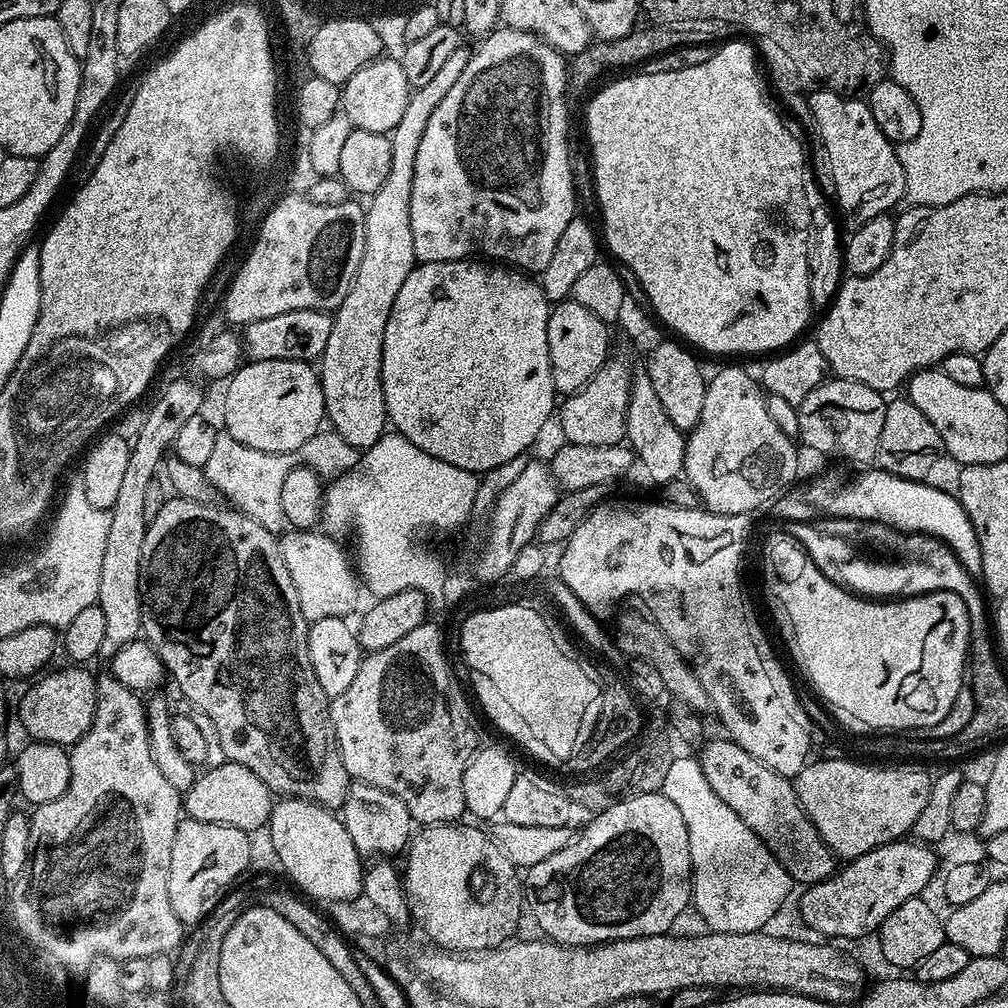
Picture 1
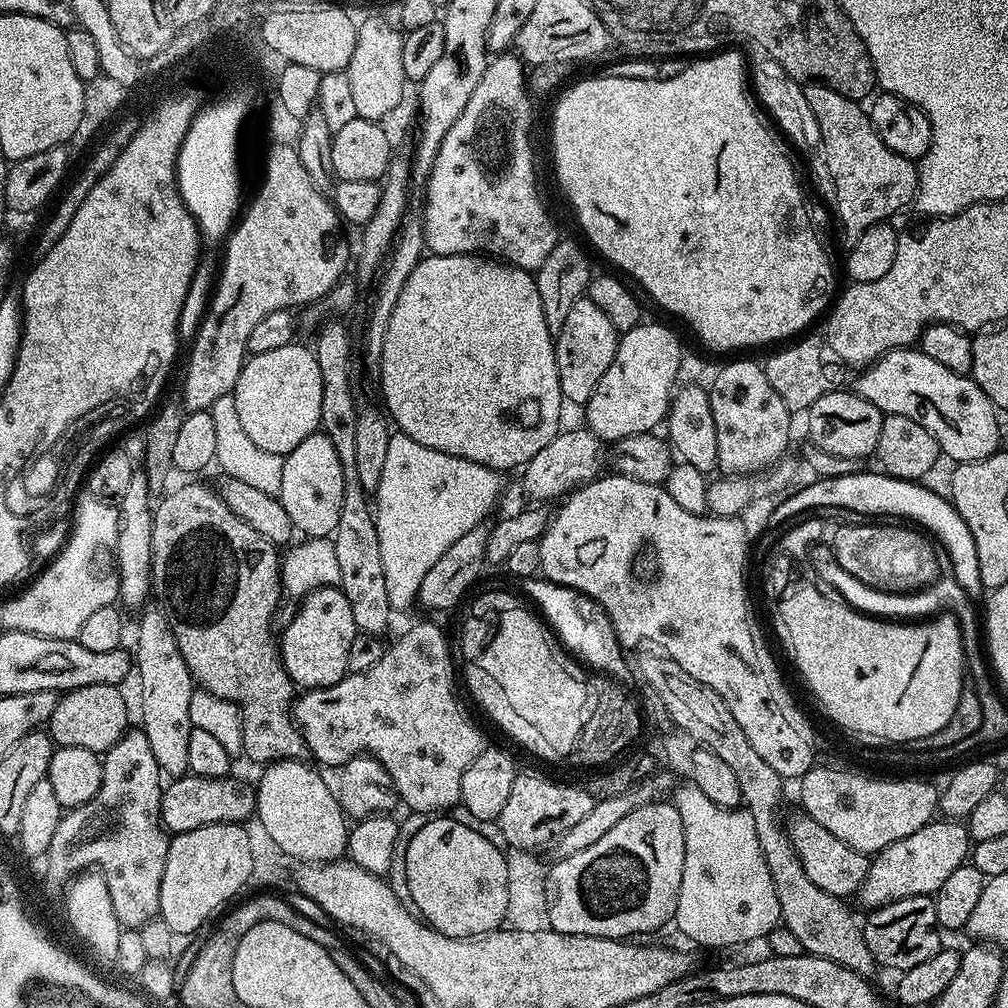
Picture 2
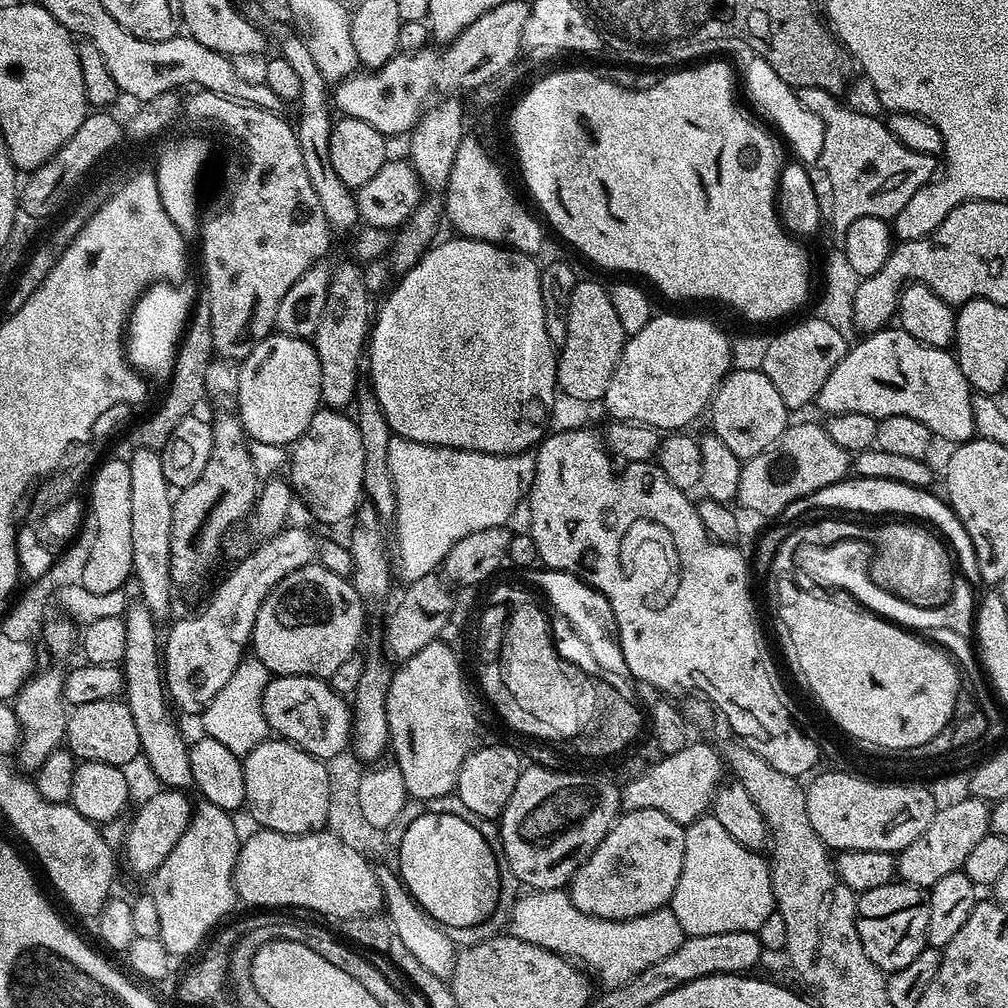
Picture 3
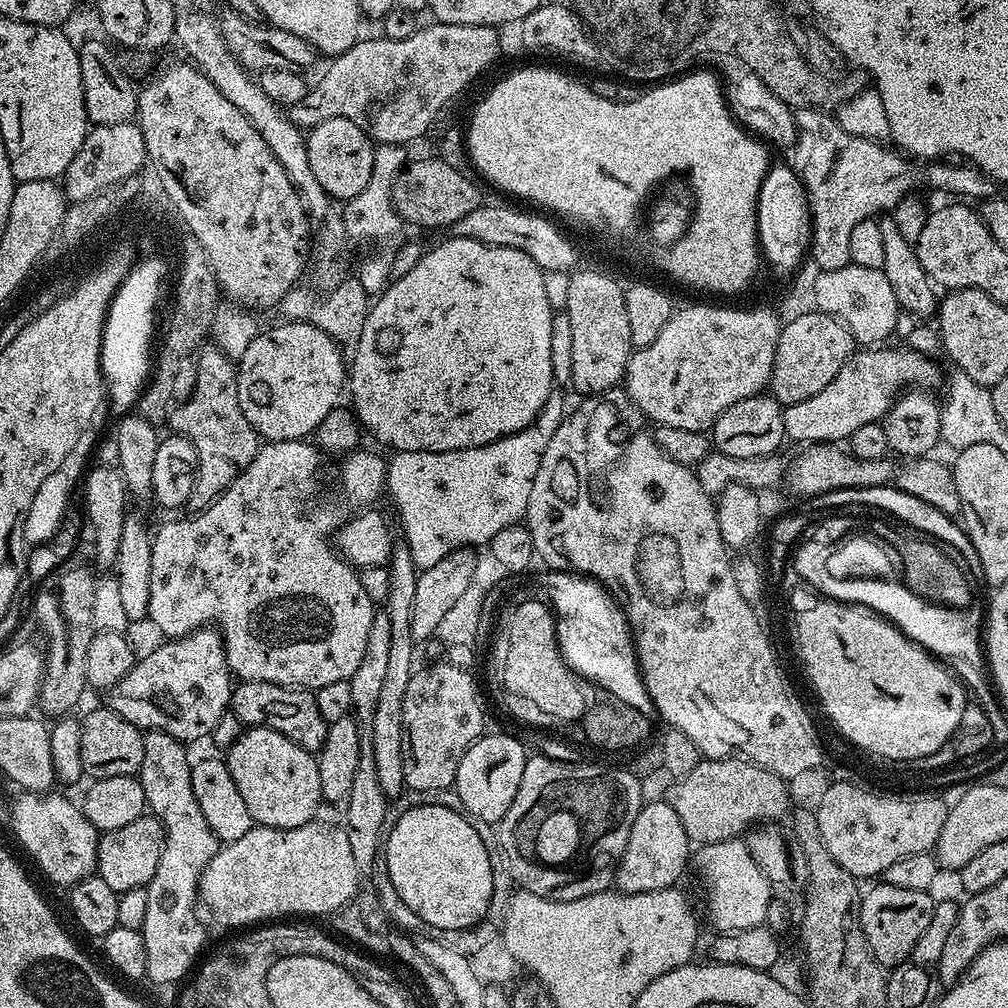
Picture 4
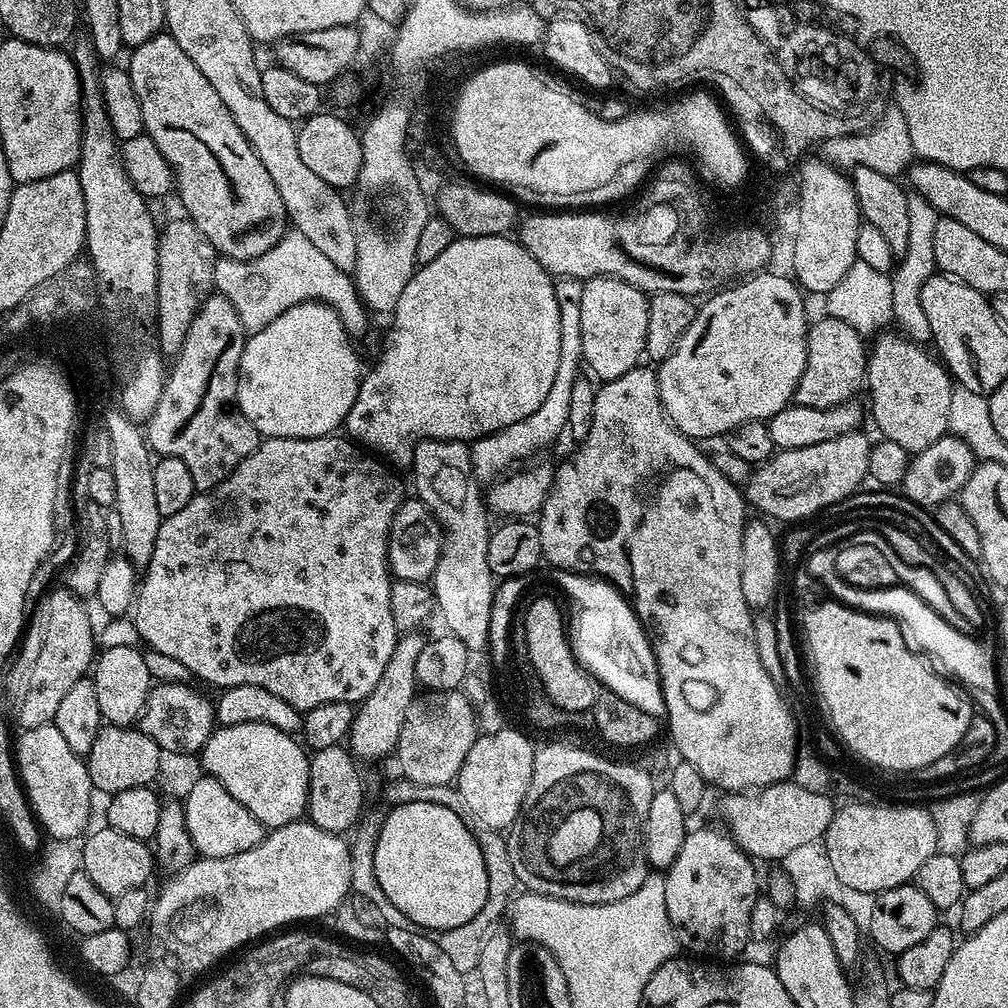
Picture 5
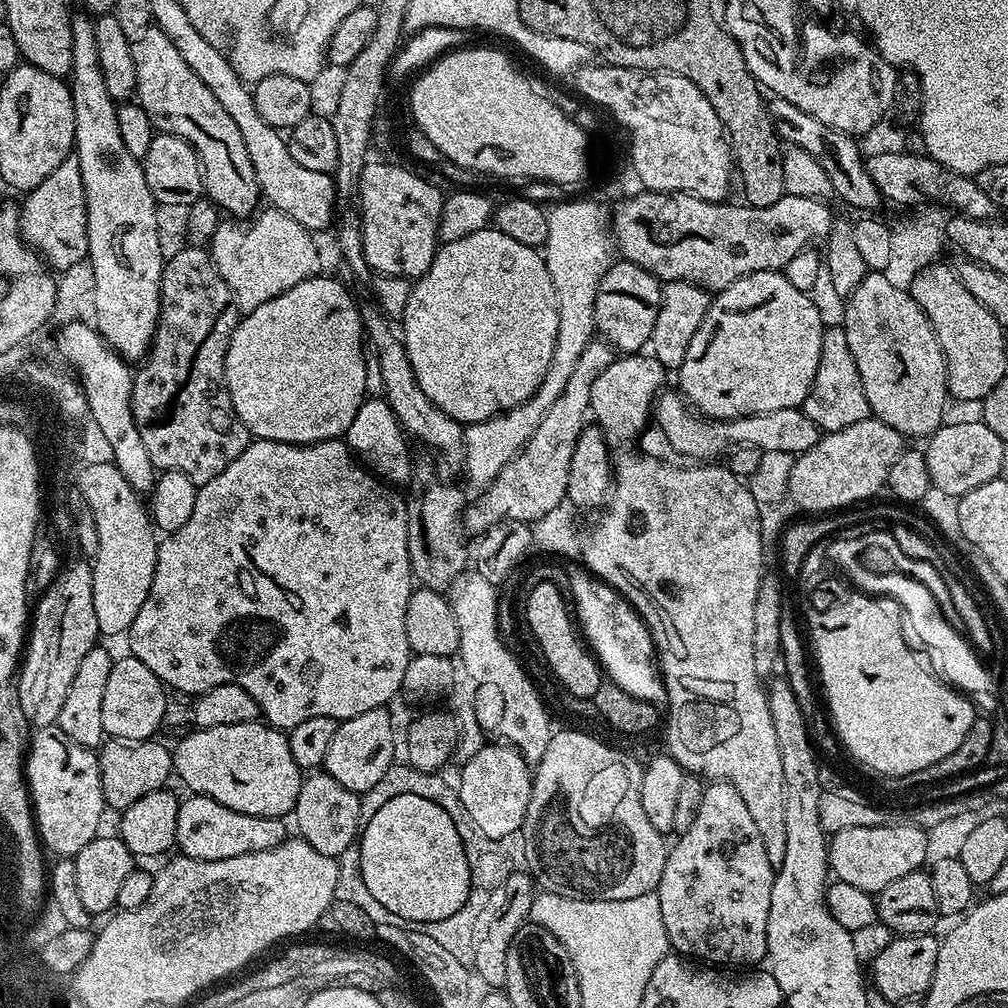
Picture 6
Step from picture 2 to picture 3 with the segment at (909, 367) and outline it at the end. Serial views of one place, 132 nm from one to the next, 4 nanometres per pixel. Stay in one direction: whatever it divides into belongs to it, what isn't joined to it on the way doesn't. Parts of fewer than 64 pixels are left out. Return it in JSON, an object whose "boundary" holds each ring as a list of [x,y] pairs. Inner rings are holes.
{"boundary":[[[889,326],[881,328],[878,332],[865,335],[859,342],[853,343],[849,347],[848,353],[842,358],[842,362],[838,362],[838,366],[834,366],[834,370],[830,374],[830,378],[826,378],[826,382],[822,386],[822,390],[816,395],[815,407],[820,407],[824,414],[828,416],[842,416],[846,414],[864,414],[872,416],[877,422],[887,421],[889,416],[905,416],[914,422],[918,422],[922,426],[926,426],[932,432],[933,437],[949,440],[949,445],[964,444],[968,440],[973,439],[977,435],[975,426],[974,410],[972,403],[974,399],[974,389],[968,385],[967,378],[962,374],[962,370],[958,366],[955,355],[945,348],[931,348],[925,344],[920,344],[914,338],[910,338],[910,334],[906,334],[906,330],[899,326]]]}

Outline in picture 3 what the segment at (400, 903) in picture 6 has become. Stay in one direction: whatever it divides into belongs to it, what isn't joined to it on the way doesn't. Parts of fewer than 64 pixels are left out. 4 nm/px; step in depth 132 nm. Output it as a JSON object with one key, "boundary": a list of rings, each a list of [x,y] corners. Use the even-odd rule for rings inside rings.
{"boundary":[[[454,814],[417,815],[408,824],[404,837],[400,840],[400,868],[398,875],[403,880],[409,895],[419,905],[421,911],[437,925],[445,929],[460,927],[474,929],[497,911],[500,899],[500,878],[496,856],[492,853],[486,838],[470,822],[455,817]]]}

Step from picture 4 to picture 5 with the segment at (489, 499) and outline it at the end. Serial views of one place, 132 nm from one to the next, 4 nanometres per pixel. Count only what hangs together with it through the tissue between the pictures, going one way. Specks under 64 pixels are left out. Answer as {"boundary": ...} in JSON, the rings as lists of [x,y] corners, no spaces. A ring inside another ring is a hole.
{"boundary":[[[560,278],[555,281],[558,298],[558,318],[560,319],[560,353],[558,354],[558,374],[554,374],[554,386],[550,386],[550,394],[546,394],[546,402],[534,410],[522,422],[514,422],[514,426],[506,426],[471,445],[472,468],[481,481],[488,482],[499,477],[505,470],[511,469],[515,460],[523,461],[532,458],[543,444],[548,444],[561,431],[568,427],[567,414],[570,409],[570,393],[575,380],[580,376],[579,368],[584,364],[582,354],[582,284],[578,280]],[[523,456],[528,456],[524,457]],[[512,464],[512,465],[511,465]],[[504,468],[504,469],[503,469]],[[492,476],[492,477],[491,477]],[[489,479],[489,480],[488,480]],[[488,480],[488,481],[487,481]]]}

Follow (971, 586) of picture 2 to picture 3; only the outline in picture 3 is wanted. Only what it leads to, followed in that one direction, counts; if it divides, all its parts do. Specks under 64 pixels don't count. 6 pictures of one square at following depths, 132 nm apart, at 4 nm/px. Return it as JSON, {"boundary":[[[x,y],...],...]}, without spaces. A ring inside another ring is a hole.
{"boundary":[[[847,478],[844,480],[844,488],[836,488],[836,492],[832,492],[832,496],[824,496],[824,500],[836,500],[836,504],[840,504],[840,500],[844,500],[844,504],[848,504],[848,514],[865,512],[868,515],[865,517],[868,518],[883,517],[880,515],[885,512],[885,517],[888,518],[912,518],[908,516],[917,516],[920,520],[929,520],[948,539],[949,545],[947,547],[950,549],[959,571],[964,576],[968,575],[974,582],[979,581],[980,571],[974,554],[974,546],[970,542],[970,534],[966,534],[962,522],[952,513],[947,503],[939,495],[937,496],[932,493],[932,490],[912,488],[908,484],[894,482],[893,480]]]}

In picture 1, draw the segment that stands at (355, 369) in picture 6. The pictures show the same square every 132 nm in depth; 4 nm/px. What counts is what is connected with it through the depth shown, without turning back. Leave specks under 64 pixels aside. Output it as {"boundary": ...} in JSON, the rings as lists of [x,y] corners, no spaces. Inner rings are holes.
{"boundary":[[[307,360],[245,362],[227,384],[223,427],[238,442],[254,450],[296,452],[325,423],[320,377]]]}

